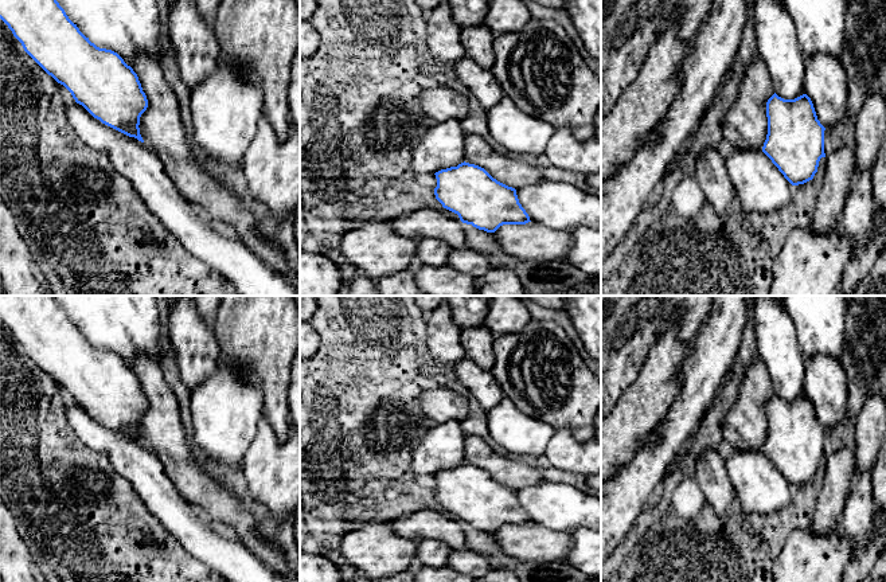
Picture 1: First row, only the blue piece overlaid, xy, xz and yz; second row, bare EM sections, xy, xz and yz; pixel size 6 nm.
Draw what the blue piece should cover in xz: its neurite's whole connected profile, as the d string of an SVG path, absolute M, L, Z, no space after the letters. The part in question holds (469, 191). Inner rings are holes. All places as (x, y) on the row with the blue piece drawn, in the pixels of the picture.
M464 161L434 175L437 179L436 199L444 208L457 214L462 223L472 224L487 233L495 233L503 224L526 224L531 222L519 203L516 190L497 181L479 165Z

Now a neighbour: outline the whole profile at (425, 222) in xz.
M419 208L389 223L402 237L415 239L432 237L446 242L453 250L467 249L464 223L433 208Z

